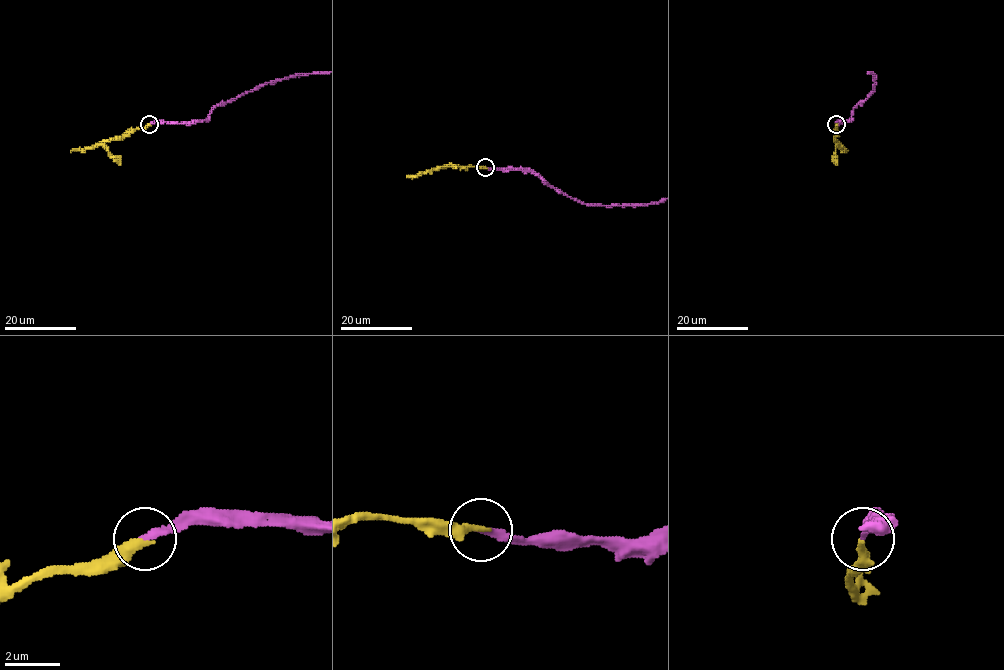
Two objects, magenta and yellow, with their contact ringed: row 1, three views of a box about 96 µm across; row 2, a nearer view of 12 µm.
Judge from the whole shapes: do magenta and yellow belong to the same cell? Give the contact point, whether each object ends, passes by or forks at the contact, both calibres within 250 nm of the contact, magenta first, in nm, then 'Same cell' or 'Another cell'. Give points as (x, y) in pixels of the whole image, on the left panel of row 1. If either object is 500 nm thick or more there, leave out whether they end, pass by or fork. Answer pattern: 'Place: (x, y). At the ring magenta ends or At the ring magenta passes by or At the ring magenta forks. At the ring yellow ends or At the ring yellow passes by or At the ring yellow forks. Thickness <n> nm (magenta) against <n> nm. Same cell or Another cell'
Place: (149, 124). At the ring magenta ends. At the ring yellow ends. Thickness 220 nm (magenta) against 360 nm. Same cell

